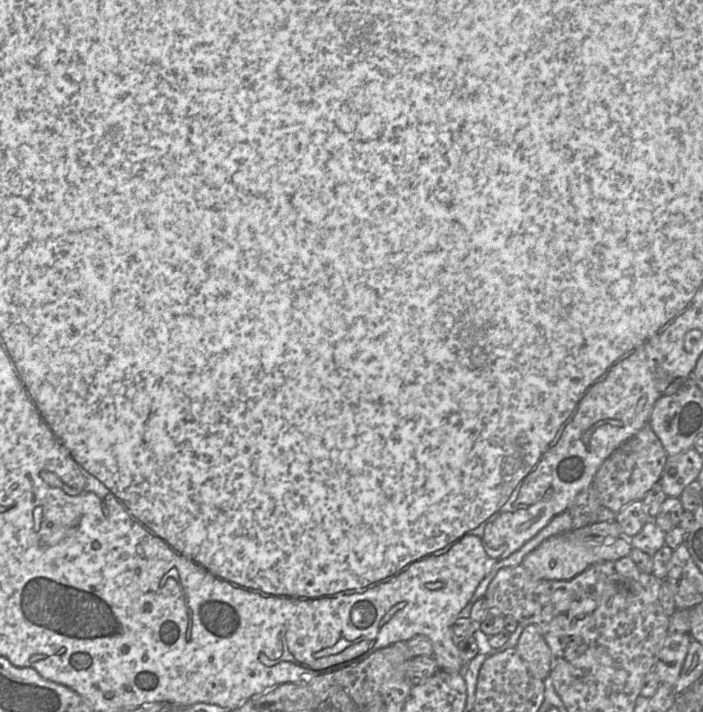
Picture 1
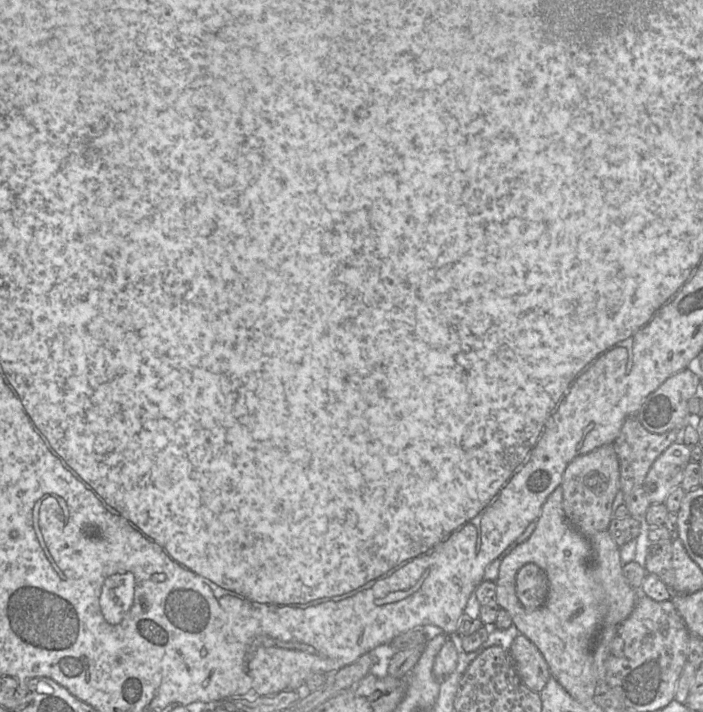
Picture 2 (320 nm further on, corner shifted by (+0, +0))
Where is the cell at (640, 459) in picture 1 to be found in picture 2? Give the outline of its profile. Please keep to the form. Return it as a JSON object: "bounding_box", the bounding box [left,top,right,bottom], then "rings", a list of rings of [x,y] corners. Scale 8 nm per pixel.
{"bounding_box":[614,416,682,495],"rings":[[[629,416],[614,441],[614,448],[620,466],[620,490],[628,495],[635,488],[643,486],[646,475],[654,461],[674,442],[681,439],[682,430],[670,430],[656,434],[649,432],[637,416]]]}

